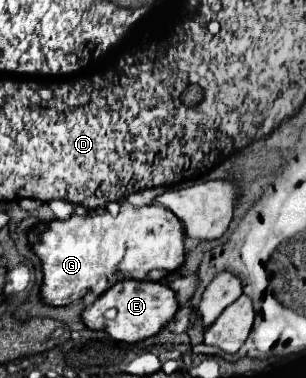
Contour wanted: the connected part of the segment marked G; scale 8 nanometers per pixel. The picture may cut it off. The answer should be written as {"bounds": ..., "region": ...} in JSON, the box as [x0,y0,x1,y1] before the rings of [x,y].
{"bounds":[32,202,184,306],"region":[[[120,202],[118,214],[70,216],[68,220],[46,222],[32,250],[40,258],[44,282],[40,298],[48,306],[66,306],[84,298],[88,292],[100,296],[122,278],[134,280],[164,280],[184,262],[182,224],[174,214],[160,214],[160,208],[150,204],[134,208]]]}

